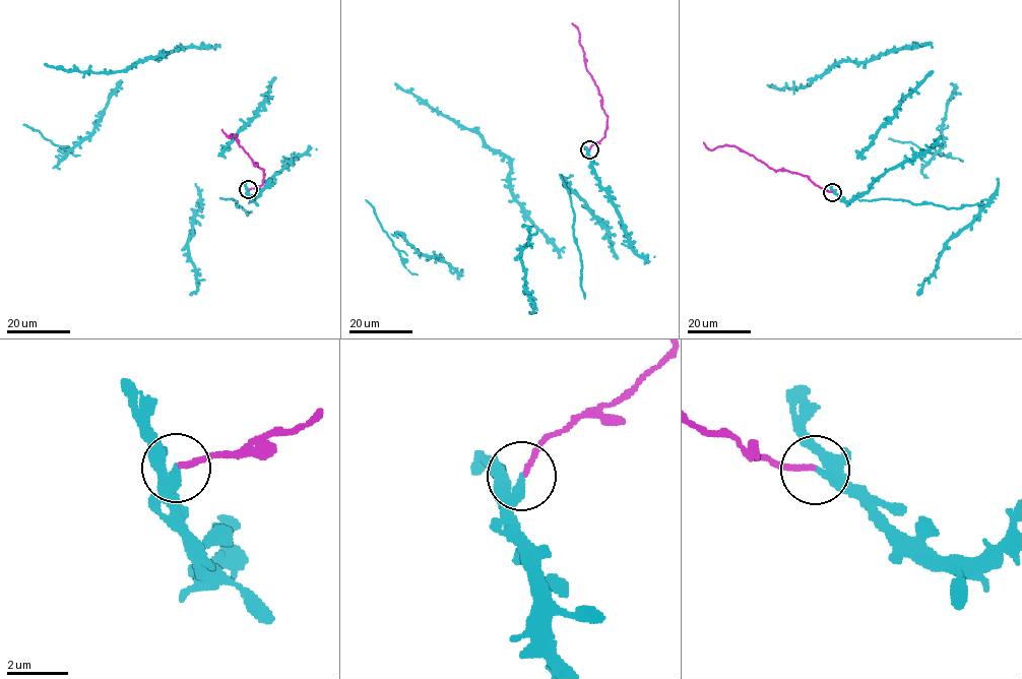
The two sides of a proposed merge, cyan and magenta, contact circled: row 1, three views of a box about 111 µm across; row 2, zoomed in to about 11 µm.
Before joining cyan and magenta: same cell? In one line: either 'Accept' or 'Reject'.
Reject

